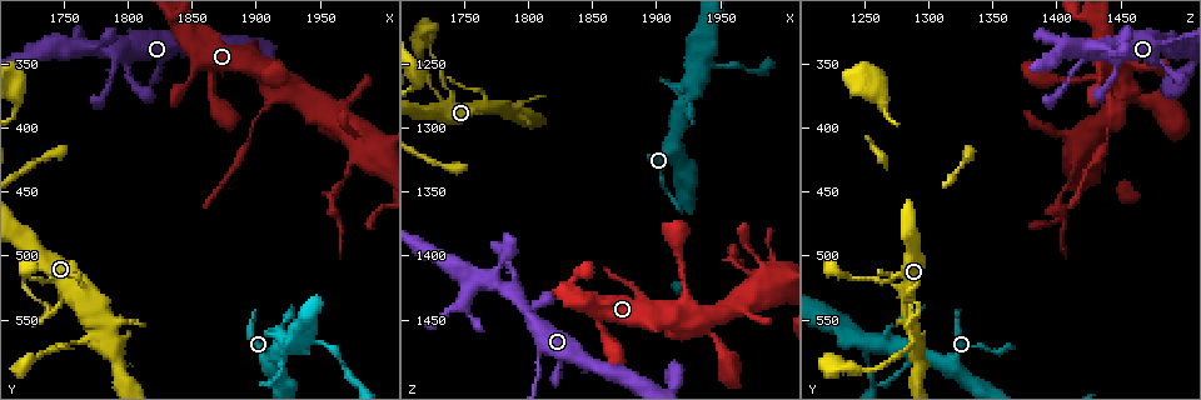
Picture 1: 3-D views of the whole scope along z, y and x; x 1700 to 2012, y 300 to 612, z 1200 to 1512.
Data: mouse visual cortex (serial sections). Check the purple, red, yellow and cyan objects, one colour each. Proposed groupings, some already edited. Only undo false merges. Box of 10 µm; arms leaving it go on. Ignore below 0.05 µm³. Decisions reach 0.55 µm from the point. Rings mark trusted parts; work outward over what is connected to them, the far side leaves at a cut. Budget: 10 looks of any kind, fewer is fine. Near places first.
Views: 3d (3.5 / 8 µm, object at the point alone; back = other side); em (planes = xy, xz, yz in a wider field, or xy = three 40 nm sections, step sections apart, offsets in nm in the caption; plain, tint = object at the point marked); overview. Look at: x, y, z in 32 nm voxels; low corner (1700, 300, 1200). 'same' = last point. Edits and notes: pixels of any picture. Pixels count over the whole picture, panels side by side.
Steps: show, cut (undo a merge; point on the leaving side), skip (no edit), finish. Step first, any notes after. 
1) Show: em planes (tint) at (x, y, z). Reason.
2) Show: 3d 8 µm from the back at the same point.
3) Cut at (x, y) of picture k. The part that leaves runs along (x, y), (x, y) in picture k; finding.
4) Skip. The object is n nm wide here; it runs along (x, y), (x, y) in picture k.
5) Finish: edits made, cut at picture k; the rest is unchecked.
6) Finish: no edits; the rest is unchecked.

Show: 3d 8 µm at (1918, 360, 1440). Thin arm on a thick one.

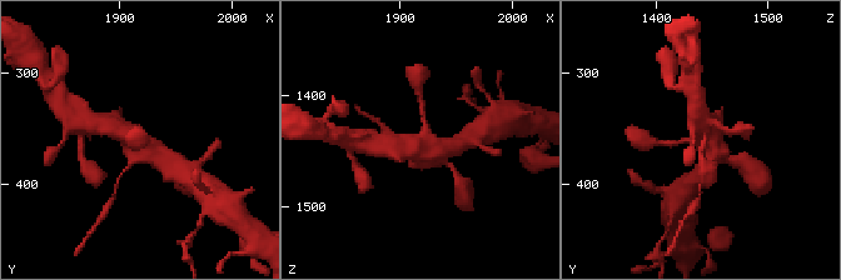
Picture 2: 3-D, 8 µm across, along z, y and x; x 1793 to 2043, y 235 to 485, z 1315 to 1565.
Show: em xy step 3 (tint) at the same point.

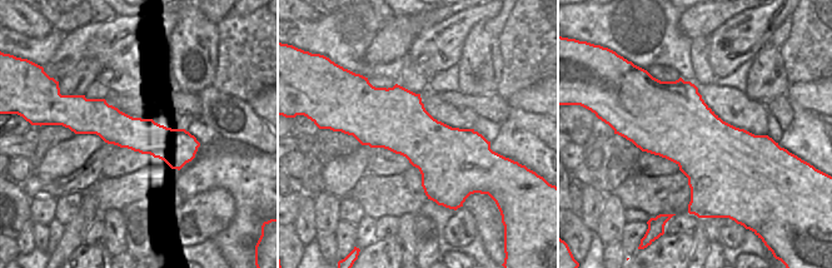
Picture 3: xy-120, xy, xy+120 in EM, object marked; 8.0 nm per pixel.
Skip. It runs along (99, 124), (117, 126), (164, 158) in picture 2; all the same cell.

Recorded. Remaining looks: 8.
Show: 3d 8 µm at (1978, 420, 1418).

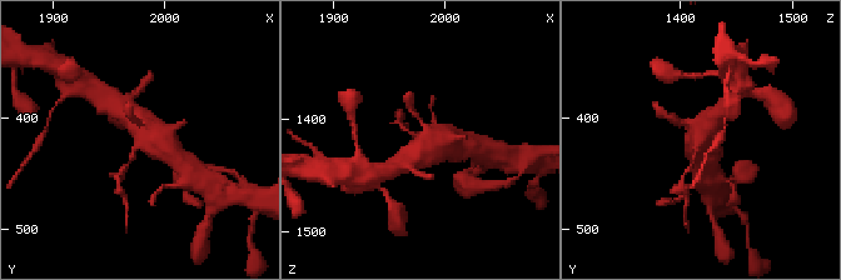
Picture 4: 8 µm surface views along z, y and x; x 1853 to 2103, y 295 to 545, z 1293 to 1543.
Show: 3d 3.5 µm at the same point. Zoom in.

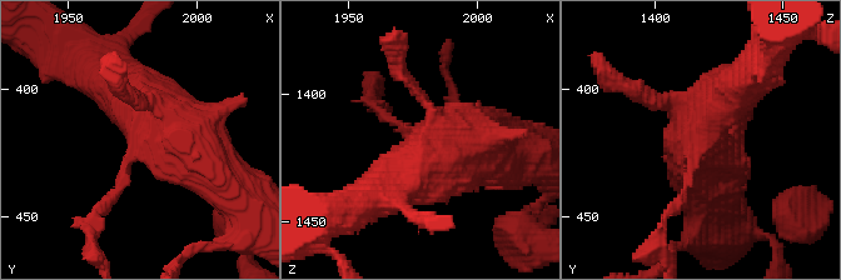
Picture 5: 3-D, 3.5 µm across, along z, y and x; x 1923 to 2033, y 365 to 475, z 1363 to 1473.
Show: em planes (tint) at (1981, 419, 1417).

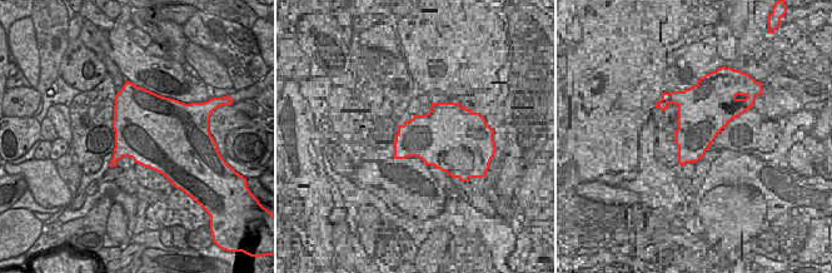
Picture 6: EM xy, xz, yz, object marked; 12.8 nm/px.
Cut at (112, 199) of picture 5. The part that leaves runs along (129, 160), (86, 223), (98, 260) in picture 5; a second cell is stuck on.

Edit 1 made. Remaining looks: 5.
Show: overview.

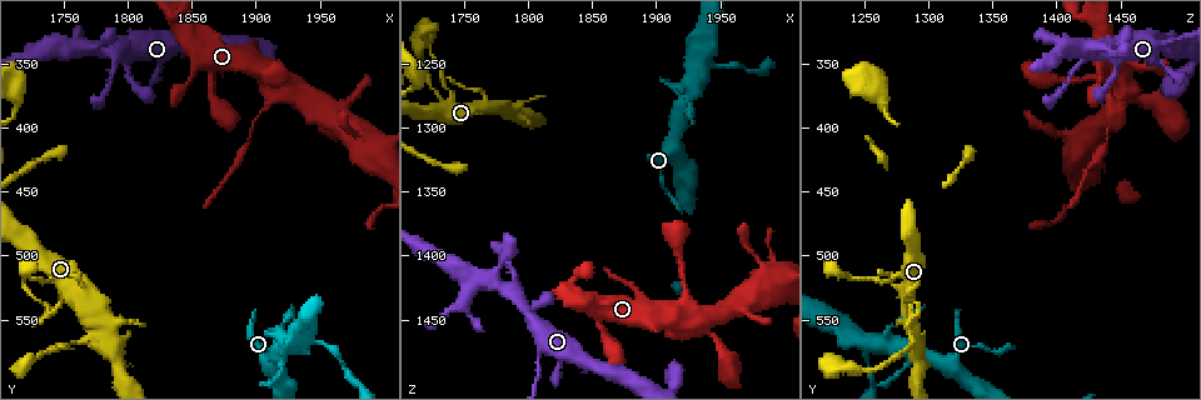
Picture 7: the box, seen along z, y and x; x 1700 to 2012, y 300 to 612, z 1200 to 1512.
Show: 3d 8 µm from the back at (1782, 560, 1288).

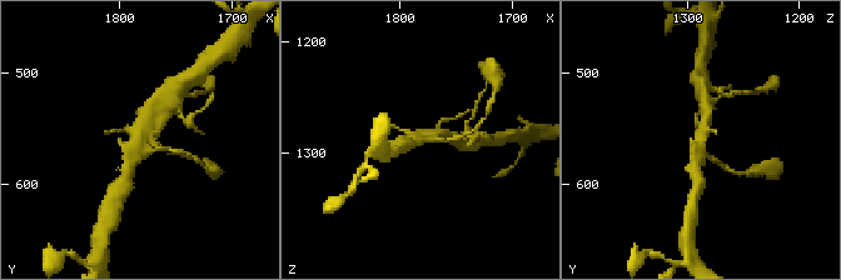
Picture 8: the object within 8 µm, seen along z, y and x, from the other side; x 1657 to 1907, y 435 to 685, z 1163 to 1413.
Show: em xy step 1 (tint) at the same point. Now the EM.

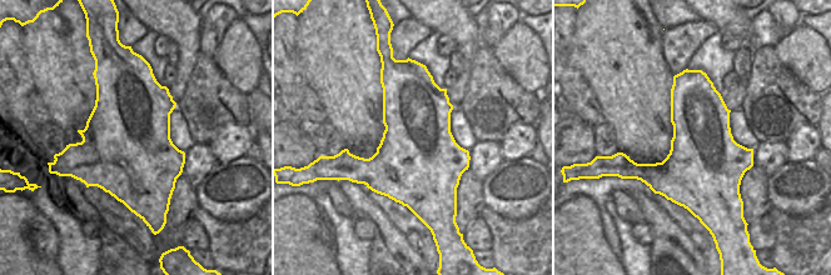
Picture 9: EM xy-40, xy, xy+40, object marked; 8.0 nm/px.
Skip. The object is 700 nm wide here; it runs along (153, 111), (138, 128), (127, 175) in picture 8; one cell here.

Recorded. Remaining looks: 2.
Show: 3d 8 µm at (1722, 518, 1234).

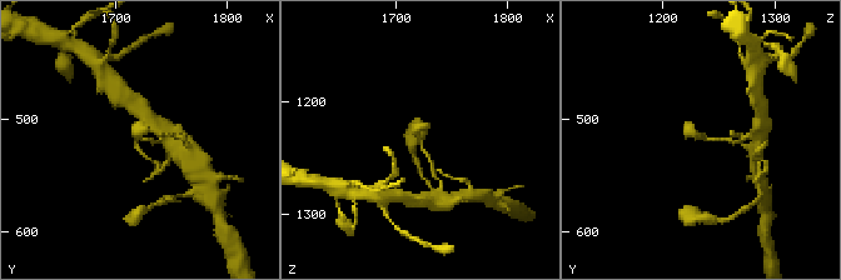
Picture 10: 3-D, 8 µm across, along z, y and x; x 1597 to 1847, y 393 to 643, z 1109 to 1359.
Show: em planes (tint) at the same point.

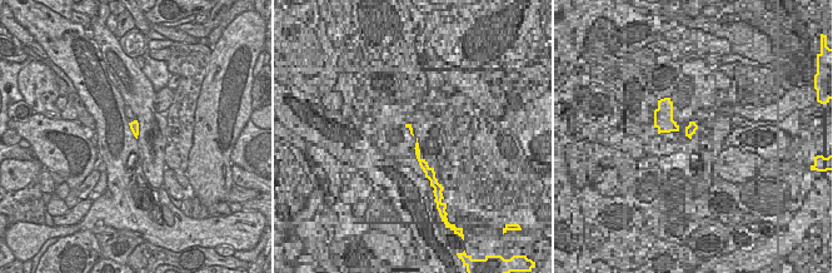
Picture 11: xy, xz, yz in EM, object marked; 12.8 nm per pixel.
Skip. It runs along (735, 141), (695, 135), (690, 123) in picture 10; one cell here.

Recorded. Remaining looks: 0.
Finish: edits made, cut at picture 5; the rest is unchecked.

